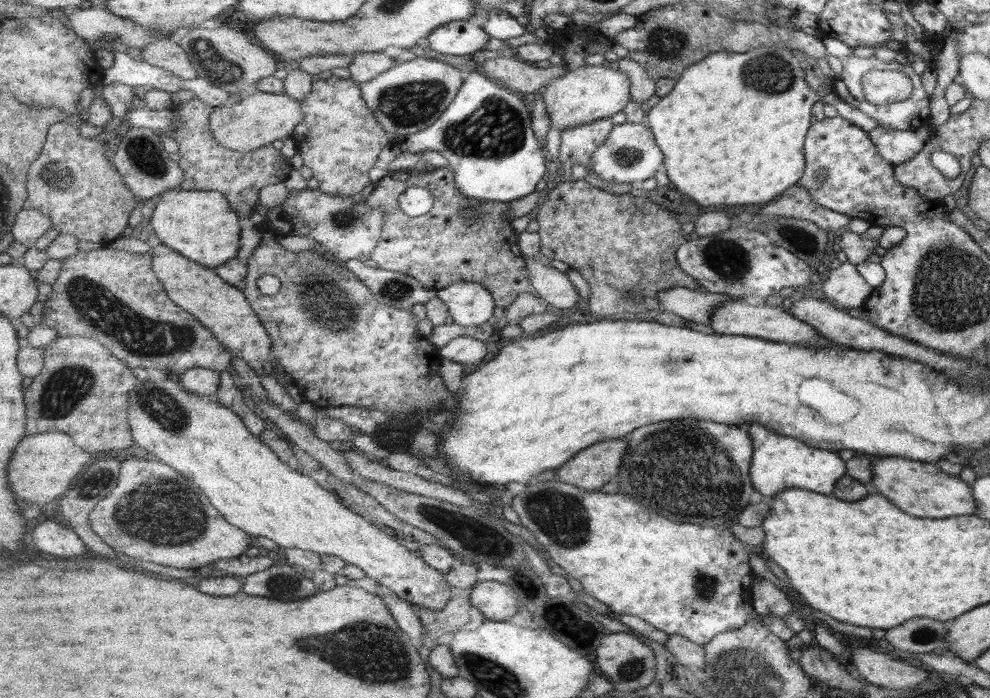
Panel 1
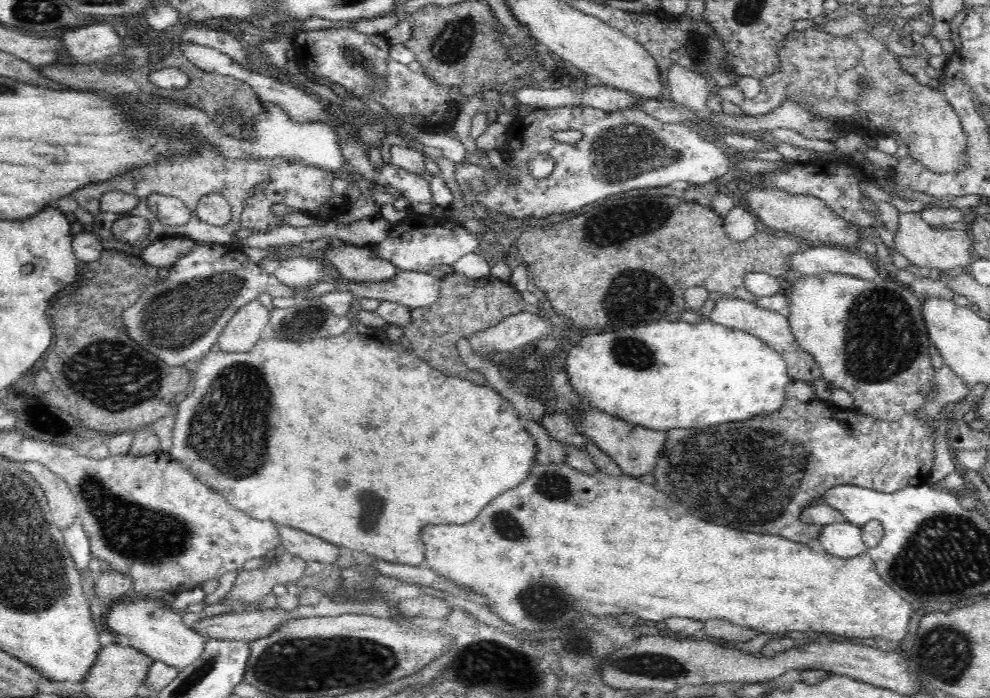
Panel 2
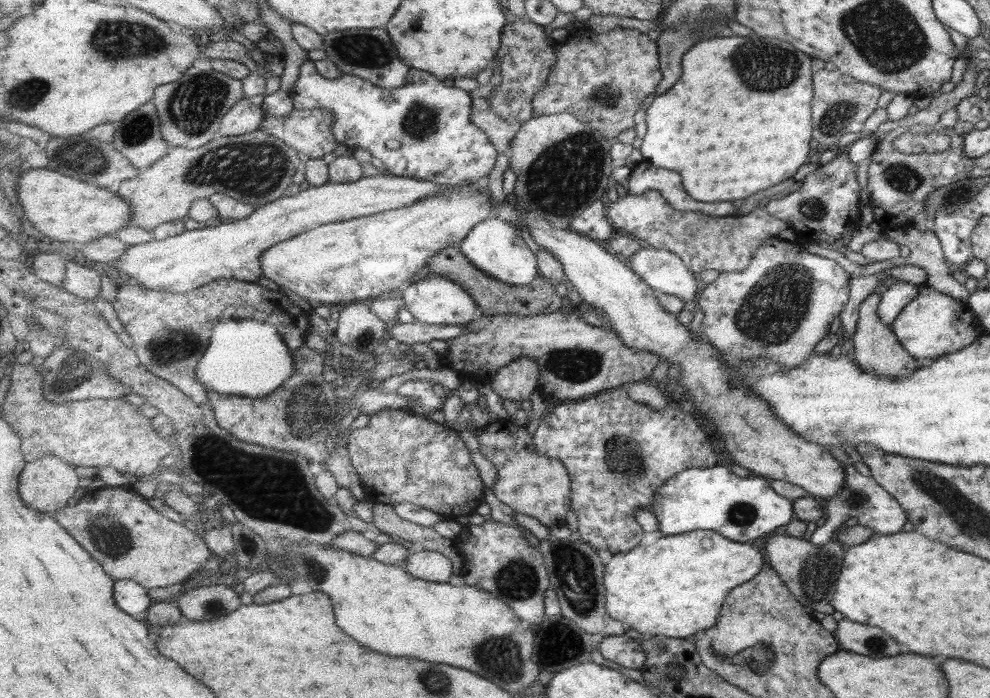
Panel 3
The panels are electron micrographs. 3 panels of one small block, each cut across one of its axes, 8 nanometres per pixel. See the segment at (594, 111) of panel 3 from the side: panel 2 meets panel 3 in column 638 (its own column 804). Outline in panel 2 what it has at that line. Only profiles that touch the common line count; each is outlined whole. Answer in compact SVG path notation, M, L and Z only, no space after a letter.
M816 21L815 26L808 28L807 30L792 29L784 37L784 40L781 40L778 43L776 49L778 56L780 57L780 70L775 71L770 75L765 75L760 79L761 89L757 95L751 97L745 96L735 83L724 87L715 85L711 89L711 94L714 96L721 96L722 98L738 105L749 118L770 114L770 112L774 112L776 108L780 108L786 100L793 100L793 102L795 102L800 108L803 108L807 114L812 114L812 118L822 120L822 124L826 124L826 130L830 130L834 137L839 136L840 132L848 132L848 128L856 128L856 130L854 130L856 136L872 136L872 140L877 141L883 140L885 137L893 140L902 140L902 144L908 146L908 152L912 155L912 158L920 161L920 163L924 164L924 166L932 172L947 173L959 171L965 167L963 164L965 163L964 151L966 137L964 137L964 131L962 131L961 122L957 112L953 109L949 100L946 99L947 96L944 96L942 89L939 88L934 90L934 88L930 88L930 86L926 86L926 84L920 84L915 74L908 74L908 72L900 66L901 53L898 51L890 51L886 48L886 42L884 42L884 40L886 39L887 32L873 33L871 31L864 32L864 30L856 30L856 32L852 32L849 36L834 36L834 34L830 34L830 32L826 32L826 30L820 30L820 28L818 28L818 23L819 21Z

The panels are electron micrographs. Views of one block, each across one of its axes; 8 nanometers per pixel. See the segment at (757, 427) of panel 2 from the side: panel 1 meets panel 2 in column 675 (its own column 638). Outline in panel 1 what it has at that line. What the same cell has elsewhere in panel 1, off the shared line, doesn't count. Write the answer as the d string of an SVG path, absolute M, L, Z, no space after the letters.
M693 418L666 420L638 428L626 437L629 441L627 450L631 452L627 452L627 460L623 460L623 472L619 474L621 490L637 500L643 500L645 506L671 520L683 520L705 527L726 527L737 523L738 514L757 499L757 492L750 480L751 452L754 449L749 436L746 426Z

